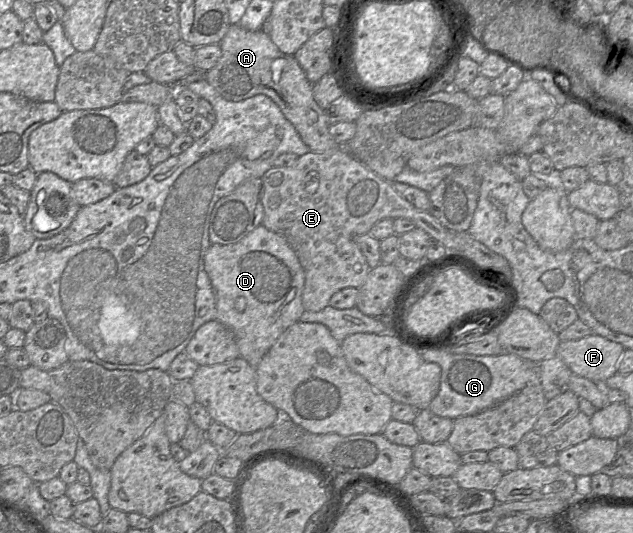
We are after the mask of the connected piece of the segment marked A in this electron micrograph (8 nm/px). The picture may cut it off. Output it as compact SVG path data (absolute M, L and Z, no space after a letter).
M239 24L231 25L223 39L219 43L222 56L216 65L204 73L204 79L226 100L242 101L258 94L269 97L281 110L285 118L292 123L302 141L312 152L325 152L339 147L329 134L329 122L326 111L315 101L313 85L307 78L294 55L288 55L280 51L273 43L270 36L260 30L247 30Z

